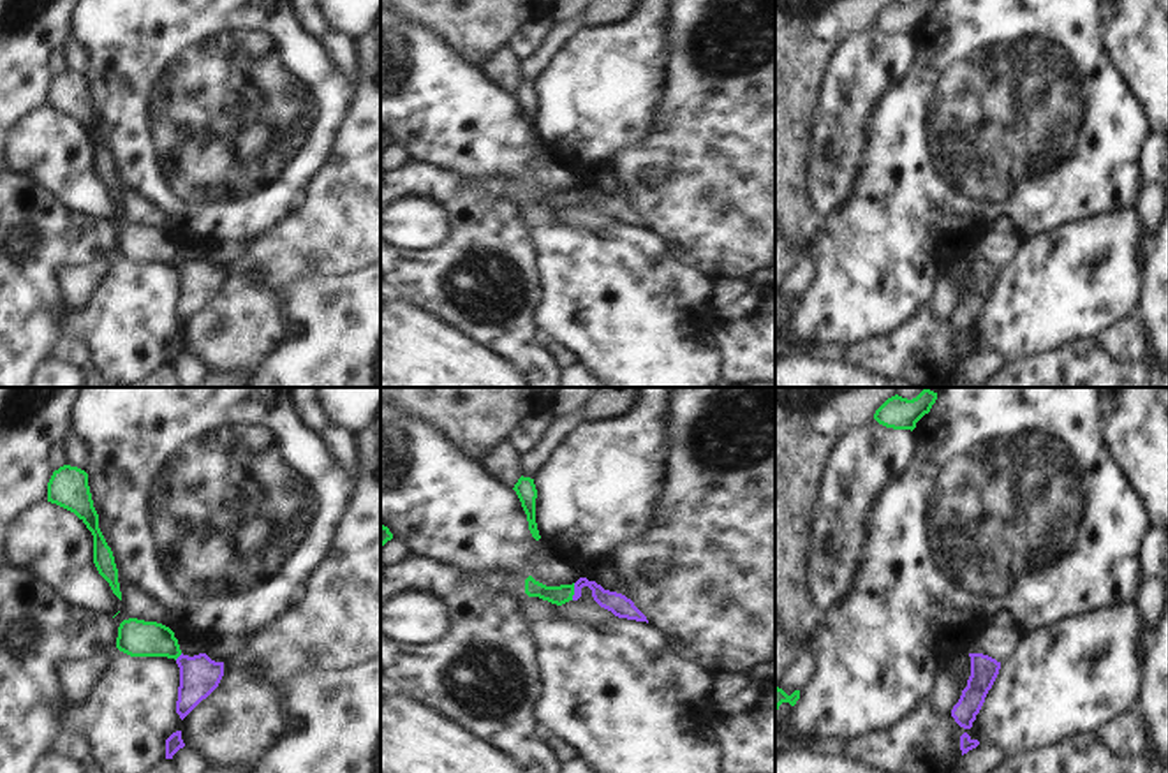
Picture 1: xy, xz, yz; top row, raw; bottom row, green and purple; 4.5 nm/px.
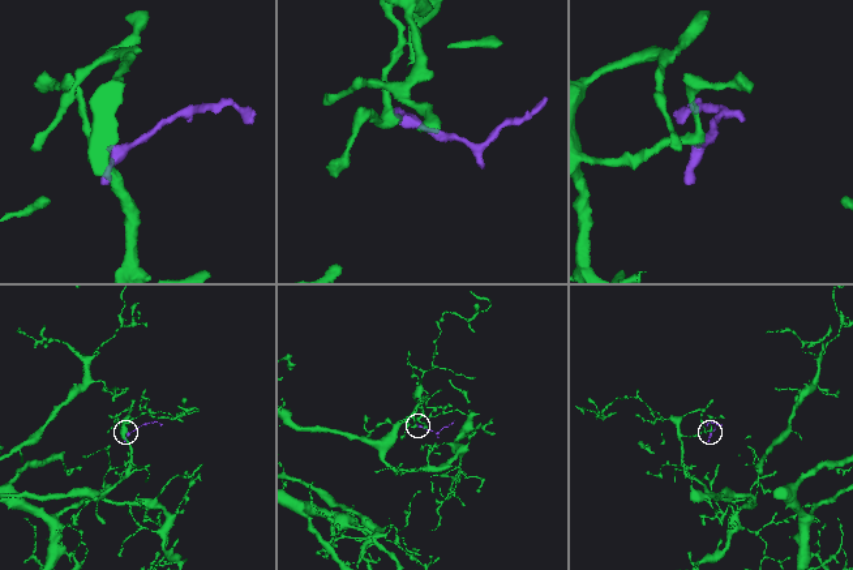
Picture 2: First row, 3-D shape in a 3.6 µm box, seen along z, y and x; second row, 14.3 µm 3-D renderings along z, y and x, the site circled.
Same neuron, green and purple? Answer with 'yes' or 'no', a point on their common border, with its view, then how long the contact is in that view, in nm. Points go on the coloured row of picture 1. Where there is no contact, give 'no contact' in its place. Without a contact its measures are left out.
yes | xz (573, 592) | 80 nm

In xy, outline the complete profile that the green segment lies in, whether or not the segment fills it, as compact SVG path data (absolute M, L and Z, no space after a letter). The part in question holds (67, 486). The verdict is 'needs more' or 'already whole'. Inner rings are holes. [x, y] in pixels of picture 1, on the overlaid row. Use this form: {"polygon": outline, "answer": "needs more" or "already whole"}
{"polygon": "M70 465L55 470L48 482L48 502L74 512L92 532L93 563L99 574L109 583L113 593L122 600L118 569L113 551L99 528L99 514L93 507L88 474Z", "answer": "already whole"}

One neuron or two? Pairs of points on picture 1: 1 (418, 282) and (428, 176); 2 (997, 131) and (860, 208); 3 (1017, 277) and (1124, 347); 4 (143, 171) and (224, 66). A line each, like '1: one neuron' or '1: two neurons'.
1: one neuron
2: one neuron
3: two neurons
4: one neuron

